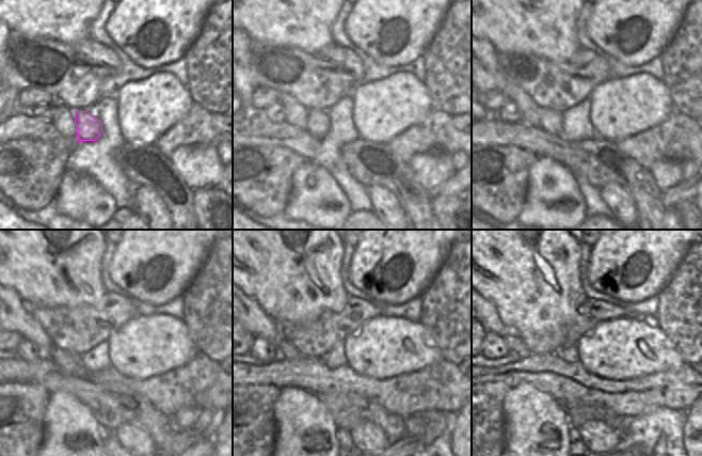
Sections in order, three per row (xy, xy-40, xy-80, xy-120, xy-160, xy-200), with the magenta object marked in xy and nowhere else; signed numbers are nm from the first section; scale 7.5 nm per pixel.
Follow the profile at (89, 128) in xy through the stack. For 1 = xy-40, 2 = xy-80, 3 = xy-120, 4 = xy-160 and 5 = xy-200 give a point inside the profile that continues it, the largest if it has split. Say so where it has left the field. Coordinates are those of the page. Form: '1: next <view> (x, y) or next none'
1: next xy-40 (318, 123)
2: next xy-80 (551, 121)
3: next xy-120 (67, 362)
4: next xy-160 (286, 349)
5: next xy-200 (514, 343)

